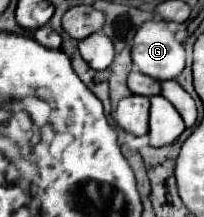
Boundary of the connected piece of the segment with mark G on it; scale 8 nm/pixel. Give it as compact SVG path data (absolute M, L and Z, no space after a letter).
M148 20L134 36L132 62L142 74L162 82L176 78L184 70L186 52L166 20Z

